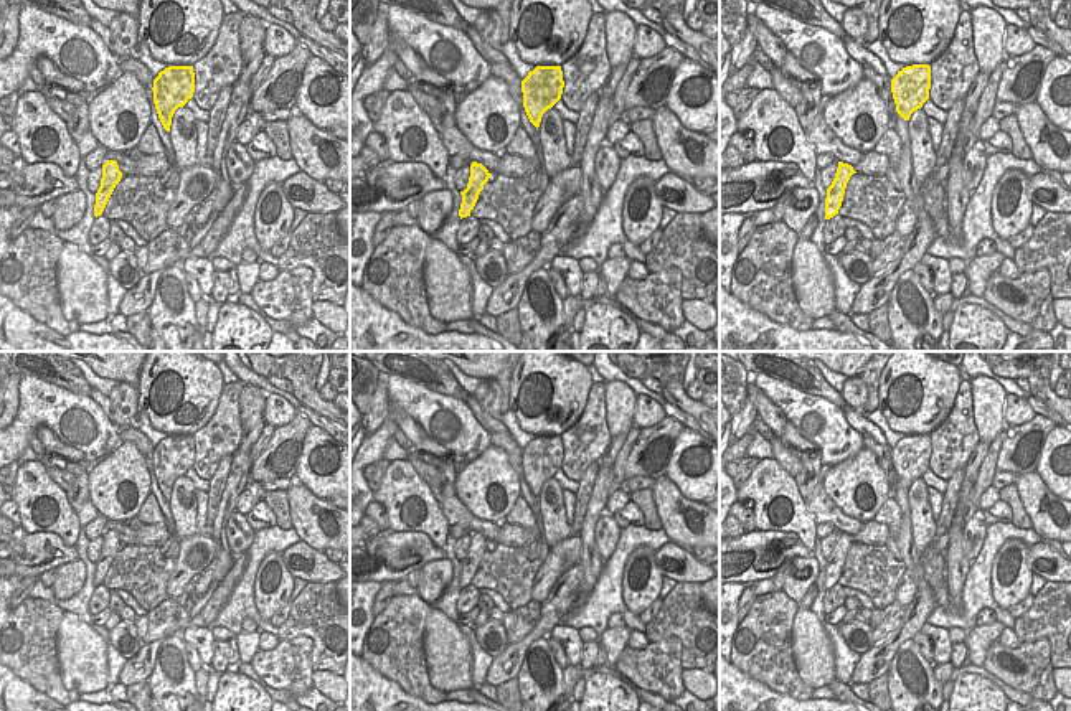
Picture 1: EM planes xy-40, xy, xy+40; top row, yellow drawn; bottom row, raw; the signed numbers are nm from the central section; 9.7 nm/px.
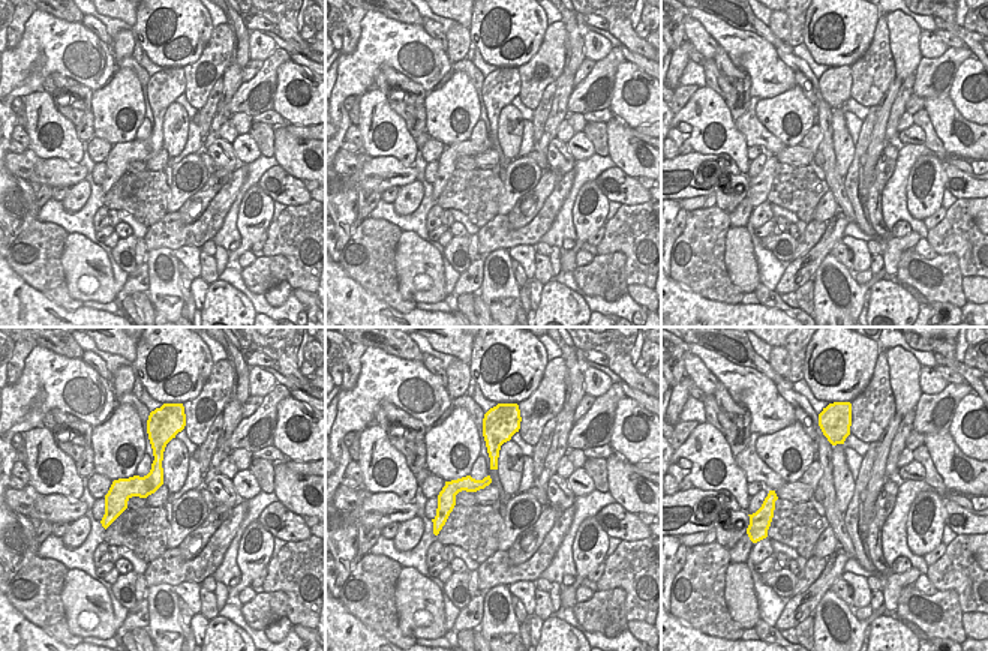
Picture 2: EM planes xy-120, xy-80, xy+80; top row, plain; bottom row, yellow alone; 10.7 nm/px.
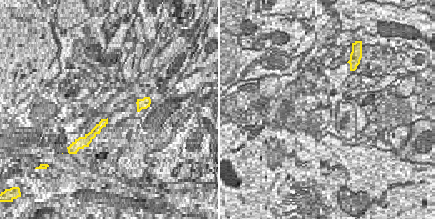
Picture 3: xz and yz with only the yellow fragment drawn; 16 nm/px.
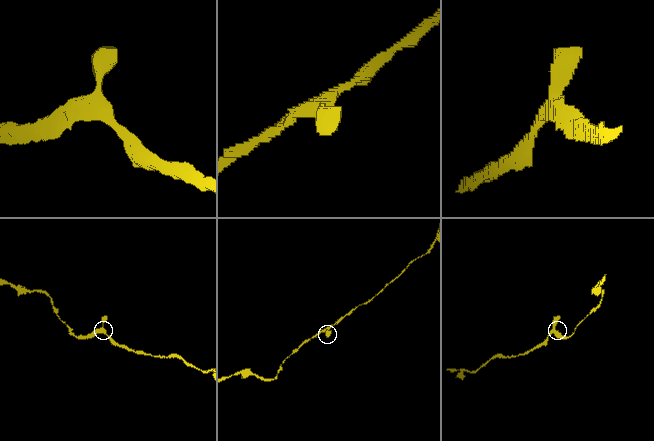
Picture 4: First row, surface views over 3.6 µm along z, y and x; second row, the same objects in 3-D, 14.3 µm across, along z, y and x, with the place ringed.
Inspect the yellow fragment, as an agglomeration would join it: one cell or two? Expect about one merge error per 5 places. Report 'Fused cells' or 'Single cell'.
Single cell.

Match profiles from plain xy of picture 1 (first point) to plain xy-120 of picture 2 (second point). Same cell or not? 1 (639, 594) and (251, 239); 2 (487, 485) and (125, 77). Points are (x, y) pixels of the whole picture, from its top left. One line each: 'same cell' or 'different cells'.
1: same cell
2: same cell

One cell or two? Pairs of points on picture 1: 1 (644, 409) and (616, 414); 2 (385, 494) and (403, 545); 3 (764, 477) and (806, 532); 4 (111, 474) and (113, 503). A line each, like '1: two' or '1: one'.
1: two
2: two
3: one
4: one

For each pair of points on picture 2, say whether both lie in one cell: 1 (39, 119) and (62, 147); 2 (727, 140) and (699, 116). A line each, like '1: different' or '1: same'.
1: same
2: same

